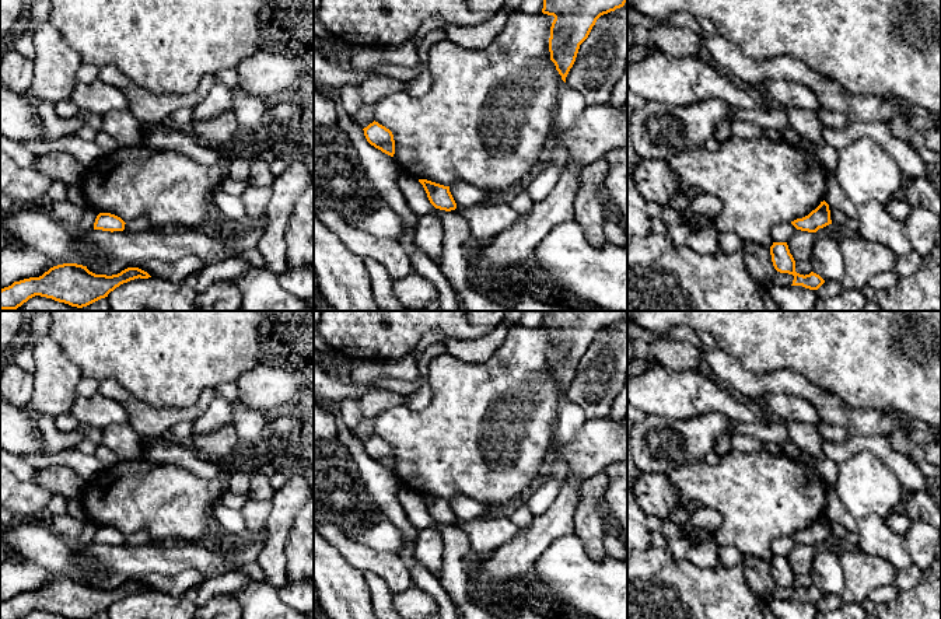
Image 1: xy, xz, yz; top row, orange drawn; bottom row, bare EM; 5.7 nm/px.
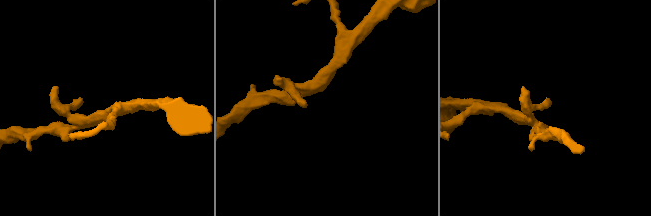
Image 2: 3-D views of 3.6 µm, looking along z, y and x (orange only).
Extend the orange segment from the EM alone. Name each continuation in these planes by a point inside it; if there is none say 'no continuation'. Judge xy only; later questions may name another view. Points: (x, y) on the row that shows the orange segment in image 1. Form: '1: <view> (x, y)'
no continuation

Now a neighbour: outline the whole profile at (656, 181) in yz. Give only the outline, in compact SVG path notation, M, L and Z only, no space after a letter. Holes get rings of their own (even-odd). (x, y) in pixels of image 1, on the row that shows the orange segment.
M640 160L633 169L637 189L647 202L668 204L676 190L676 176L665 160Z

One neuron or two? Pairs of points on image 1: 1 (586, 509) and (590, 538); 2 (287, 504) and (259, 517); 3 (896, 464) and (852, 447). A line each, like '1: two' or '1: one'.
1: one
2: two
3: one

